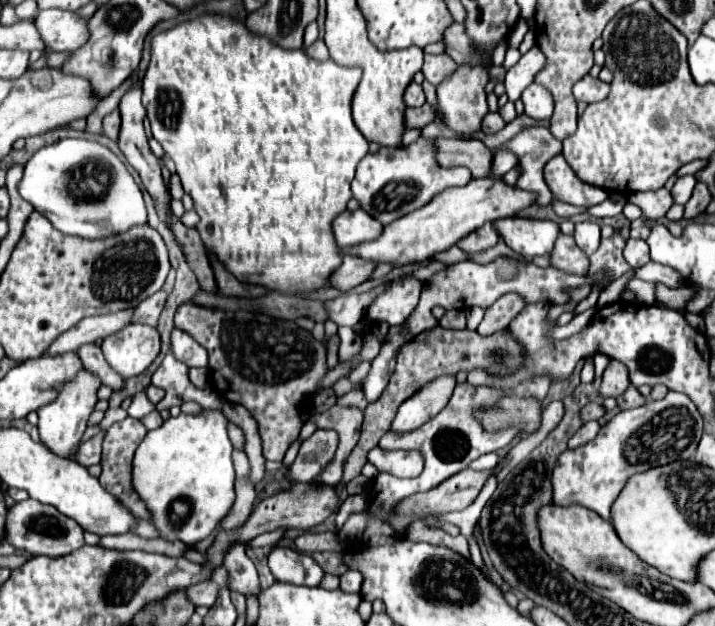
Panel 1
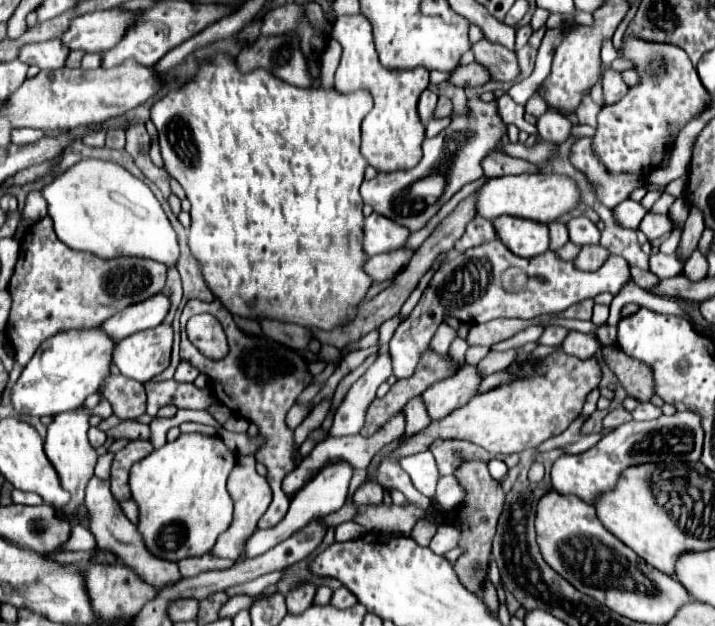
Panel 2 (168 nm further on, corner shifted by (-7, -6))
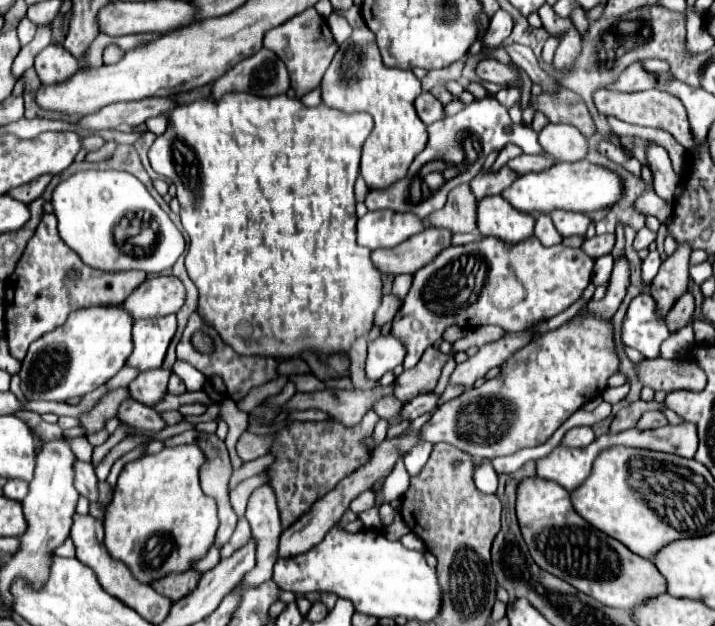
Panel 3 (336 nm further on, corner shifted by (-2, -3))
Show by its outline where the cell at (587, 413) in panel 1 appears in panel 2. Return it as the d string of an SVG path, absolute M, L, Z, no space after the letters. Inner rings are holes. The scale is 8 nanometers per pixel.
M617 407L617 409L609 411L609 413L607 413L607 417L603 419L603 429L611 431L611 429L615 429L615 427L623 425L625 421L631 421L631 413L629 413L629 411L625 411L623 407Z

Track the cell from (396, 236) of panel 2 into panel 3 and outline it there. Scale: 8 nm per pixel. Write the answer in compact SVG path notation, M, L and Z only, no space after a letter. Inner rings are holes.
M376 210L358 220L356 242L368 250L394 248L422 230L424 222L418 216L392 210Z

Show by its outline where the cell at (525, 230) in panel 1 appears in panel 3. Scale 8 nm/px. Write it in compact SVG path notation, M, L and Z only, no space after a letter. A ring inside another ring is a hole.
M486 196L478 202L476 226L482 236L520 242L534 234L534 222L534 216L512 208L500 196Z

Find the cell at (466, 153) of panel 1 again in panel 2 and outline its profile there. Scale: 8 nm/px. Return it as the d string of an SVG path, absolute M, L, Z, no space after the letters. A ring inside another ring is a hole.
M491 151L483 161L481 161L483 173L487 179L491 177L503 177L503 175L521 175L521 173L537 173L537 167L529 161L515 159L503 151Z

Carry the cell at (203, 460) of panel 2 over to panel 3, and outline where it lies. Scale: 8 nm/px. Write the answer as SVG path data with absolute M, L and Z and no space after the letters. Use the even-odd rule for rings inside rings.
M174 446L122 468L114 498L104 514L104 544L108 554L124 562L140 584L152 584L170 572L190 570L214 544L218 510L216 500L200 488L200 464L204 464L200 448Z

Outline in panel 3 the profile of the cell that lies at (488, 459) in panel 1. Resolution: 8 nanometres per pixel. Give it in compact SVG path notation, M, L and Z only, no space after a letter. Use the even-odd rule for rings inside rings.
M488 462L474 464L474 484L482 494L494 494L498 486L498 476Z

